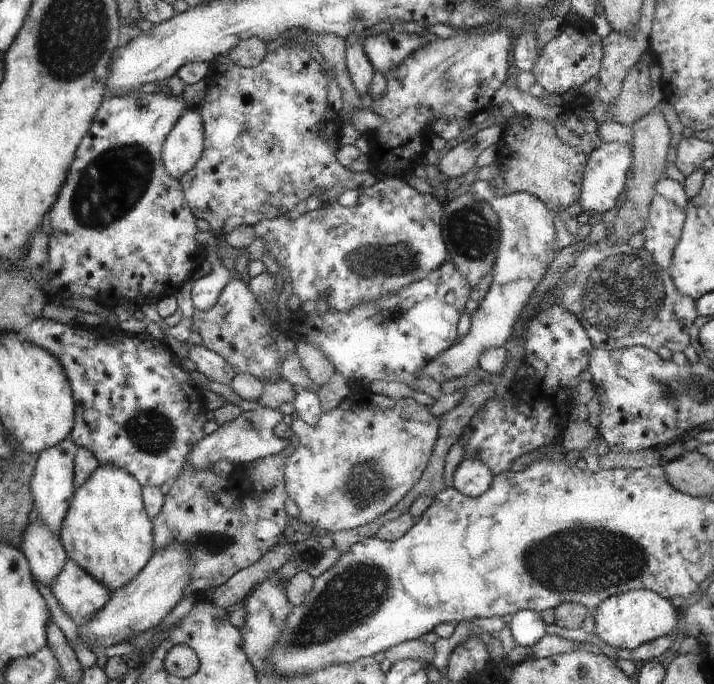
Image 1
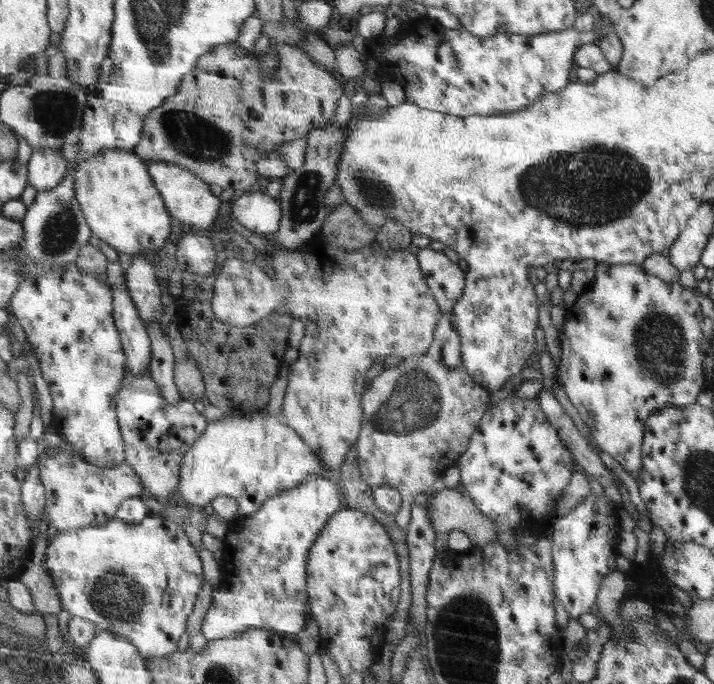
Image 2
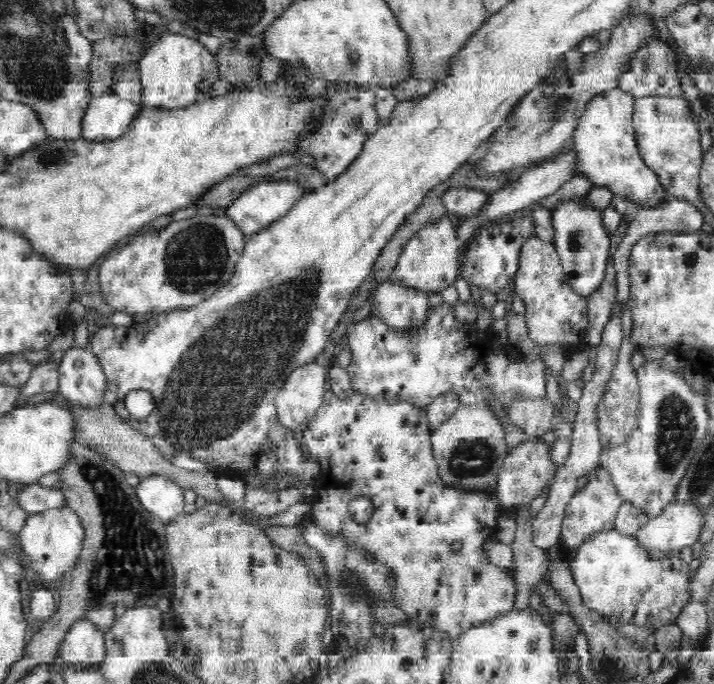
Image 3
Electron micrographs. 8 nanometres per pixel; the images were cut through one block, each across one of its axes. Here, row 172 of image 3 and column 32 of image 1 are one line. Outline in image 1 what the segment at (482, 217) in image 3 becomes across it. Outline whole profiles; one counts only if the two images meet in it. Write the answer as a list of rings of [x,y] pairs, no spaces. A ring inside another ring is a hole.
[[[39,520],[26,531],[23,549],[36,580],[49,588],[56,584],[56,578],[71,560],[61,536]]]

